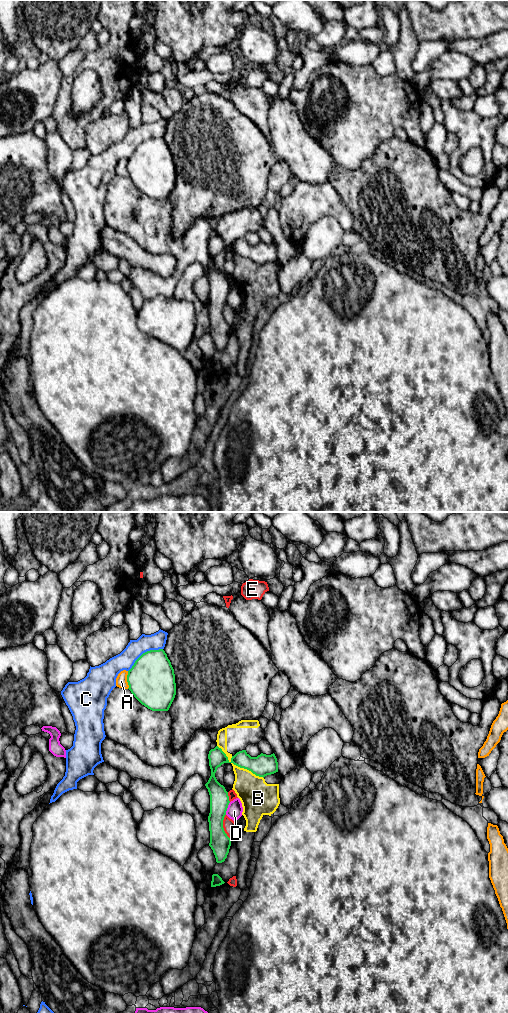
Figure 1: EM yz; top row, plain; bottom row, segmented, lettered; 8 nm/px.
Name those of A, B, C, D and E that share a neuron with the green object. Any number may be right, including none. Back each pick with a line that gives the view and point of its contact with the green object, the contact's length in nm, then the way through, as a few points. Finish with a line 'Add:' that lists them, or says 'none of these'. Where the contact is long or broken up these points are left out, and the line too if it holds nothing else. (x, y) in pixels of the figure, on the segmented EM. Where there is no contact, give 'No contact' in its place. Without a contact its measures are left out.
Add: none of these

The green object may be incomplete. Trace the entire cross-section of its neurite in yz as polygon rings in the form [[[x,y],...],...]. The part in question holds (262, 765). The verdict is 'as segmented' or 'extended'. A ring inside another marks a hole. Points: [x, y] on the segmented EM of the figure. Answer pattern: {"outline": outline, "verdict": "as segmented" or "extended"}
{"outline": [[[218,746],[209,751],[208,759],[211,776],[205,786],[210,795],[209,846],[213,850],[216,862],[222,863],[227,858],[231,846],[231,838],[227,836],[223,828],[223,820],[230,801],[225,787],[215,777],[217,768],[224,763],[233,763],[264,778],[278,772],[278,762],[274,753],[271,755],[261,753],[257,757],[251,757],[246,750],[237,752],[229,761],[226,754]]], "verdict": "as segmented"}

